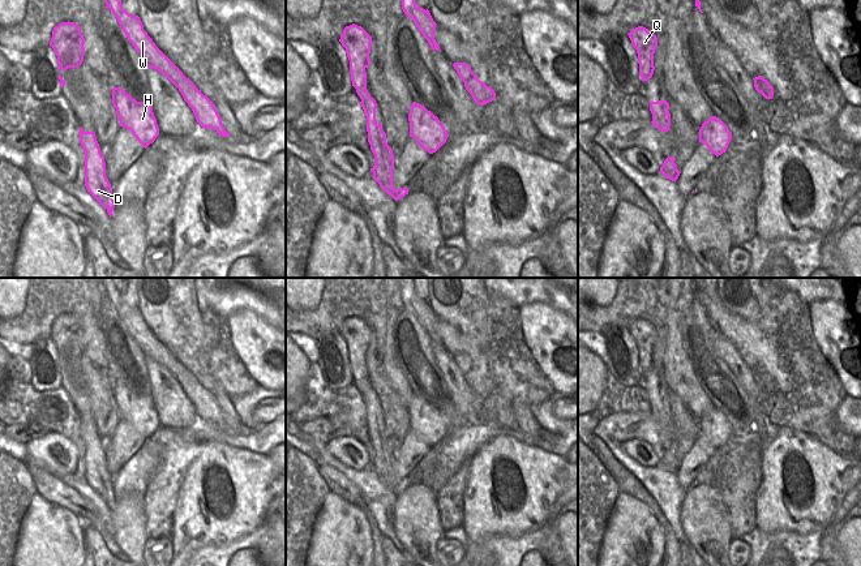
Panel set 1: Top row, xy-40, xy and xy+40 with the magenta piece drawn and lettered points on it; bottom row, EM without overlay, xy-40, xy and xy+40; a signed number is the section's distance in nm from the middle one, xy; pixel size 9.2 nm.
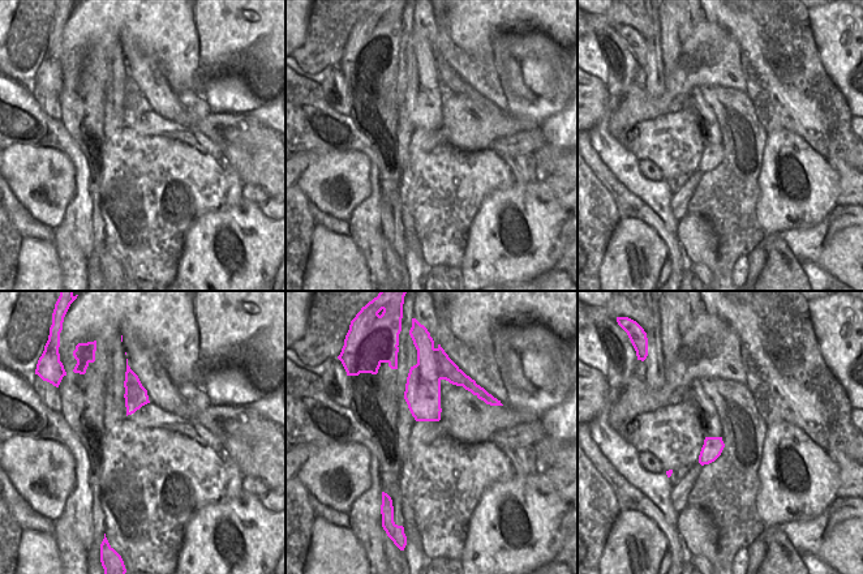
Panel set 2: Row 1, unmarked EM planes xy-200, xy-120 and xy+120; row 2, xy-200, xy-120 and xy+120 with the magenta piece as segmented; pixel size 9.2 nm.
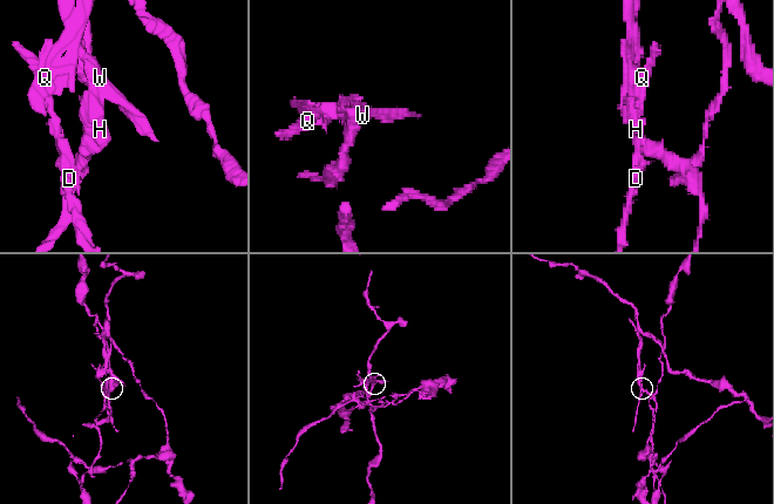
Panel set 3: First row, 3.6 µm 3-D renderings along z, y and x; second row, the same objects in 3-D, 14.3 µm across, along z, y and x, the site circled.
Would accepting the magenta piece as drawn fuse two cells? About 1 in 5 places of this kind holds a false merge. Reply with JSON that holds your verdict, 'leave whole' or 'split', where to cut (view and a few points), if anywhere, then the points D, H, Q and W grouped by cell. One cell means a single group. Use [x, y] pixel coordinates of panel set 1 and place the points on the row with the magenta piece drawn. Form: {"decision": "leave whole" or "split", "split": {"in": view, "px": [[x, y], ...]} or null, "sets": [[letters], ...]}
{"decision": "split", "split": {"in": "xy", "px": [[365, 84], [356, 89]]}, "sets": [["D"], ["H", "Q", "W"]]}

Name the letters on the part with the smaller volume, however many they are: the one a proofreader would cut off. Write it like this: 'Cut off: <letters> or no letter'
Cut off: D

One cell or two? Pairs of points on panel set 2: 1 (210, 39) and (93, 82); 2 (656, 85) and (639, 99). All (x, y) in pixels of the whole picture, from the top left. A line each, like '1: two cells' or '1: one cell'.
1: two cells
2: two cells

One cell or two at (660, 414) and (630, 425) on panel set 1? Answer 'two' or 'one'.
two

